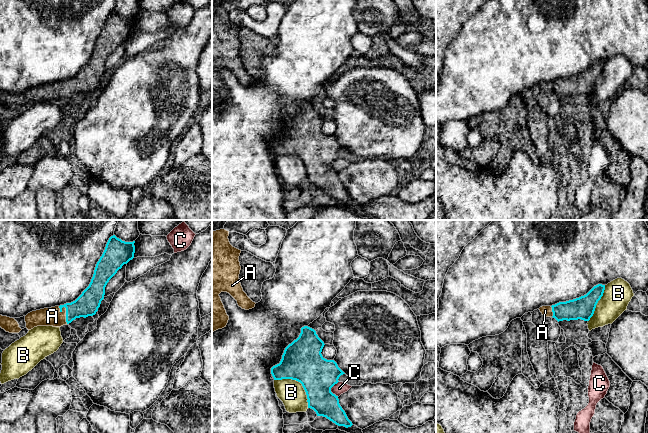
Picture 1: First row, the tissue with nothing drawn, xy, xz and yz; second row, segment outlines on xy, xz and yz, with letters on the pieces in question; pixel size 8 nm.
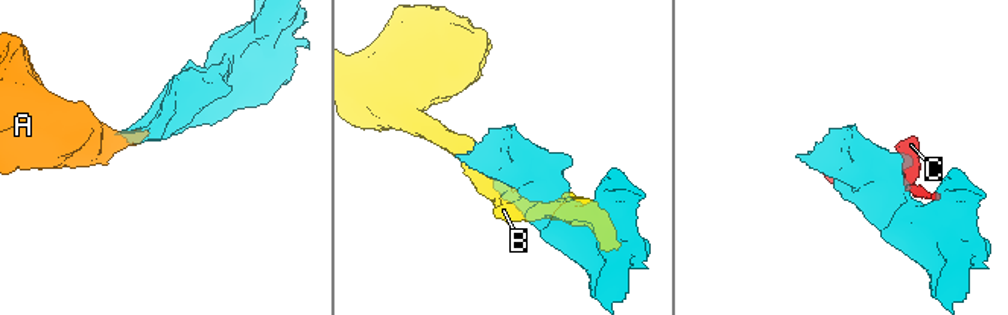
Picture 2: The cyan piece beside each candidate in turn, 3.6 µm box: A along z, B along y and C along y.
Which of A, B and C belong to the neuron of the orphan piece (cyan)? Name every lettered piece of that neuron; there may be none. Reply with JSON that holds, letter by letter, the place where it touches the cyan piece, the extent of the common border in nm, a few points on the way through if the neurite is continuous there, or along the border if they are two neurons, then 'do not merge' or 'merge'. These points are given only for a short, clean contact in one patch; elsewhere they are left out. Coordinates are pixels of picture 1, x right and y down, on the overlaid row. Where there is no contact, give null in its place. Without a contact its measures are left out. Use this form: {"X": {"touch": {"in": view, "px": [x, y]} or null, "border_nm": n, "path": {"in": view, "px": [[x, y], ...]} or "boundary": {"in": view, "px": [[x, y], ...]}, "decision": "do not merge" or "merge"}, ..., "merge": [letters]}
{"A": {"touch": {"in": "xy", "px": [66, 312]}, "border_nm": 160, "path": {"in": "xy", "px": [[87, 304], [66, 312], [62, 315], [52, 316]]}, "decision": "merge"}, "B": {"touch": {"in": "xz", "px": [299, 381]}, "border_nm": 360, "decision": "do not merge"}, "C": {"touch": {"in": "xz", "px": [330, 389]}, "border_nm": 130, "decision": "do not merge"}, "merge": ["A"]}

